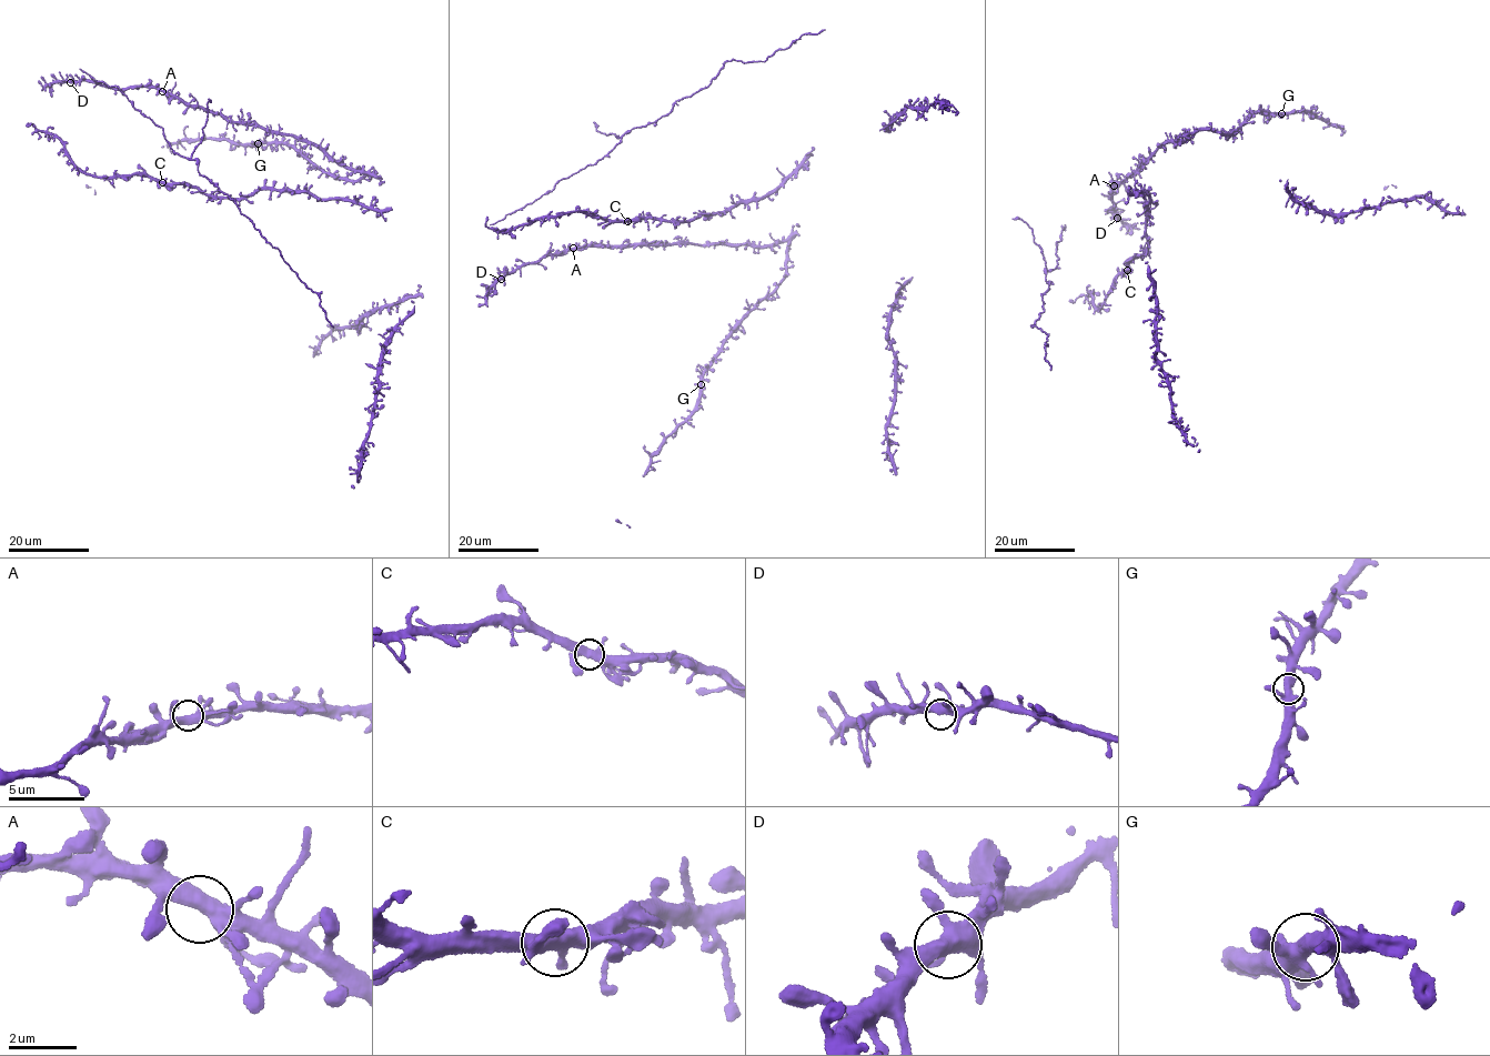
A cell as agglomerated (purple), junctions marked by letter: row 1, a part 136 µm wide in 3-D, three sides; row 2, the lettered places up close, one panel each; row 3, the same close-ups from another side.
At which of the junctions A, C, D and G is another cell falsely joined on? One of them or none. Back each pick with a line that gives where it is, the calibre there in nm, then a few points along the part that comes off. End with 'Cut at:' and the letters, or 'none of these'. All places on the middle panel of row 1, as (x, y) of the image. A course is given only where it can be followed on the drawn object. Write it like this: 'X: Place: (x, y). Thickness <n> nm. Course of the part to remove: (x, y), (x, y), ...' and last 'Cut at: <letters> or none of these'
Cut at: none of these

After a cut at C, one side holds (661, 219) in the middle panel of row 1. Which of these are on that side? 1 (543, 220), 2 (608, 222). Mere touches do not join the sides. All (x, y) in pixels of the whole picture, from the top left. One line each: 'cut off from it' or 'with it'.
1: cut off from it
2: cut off from it

